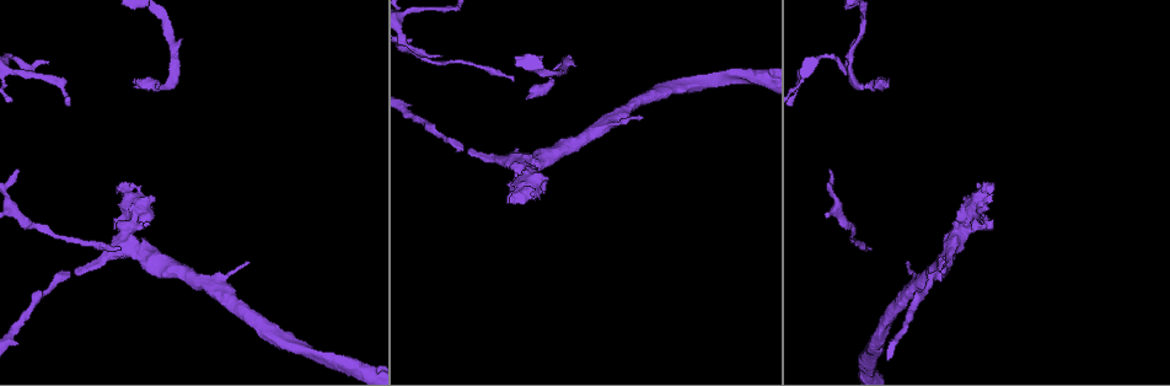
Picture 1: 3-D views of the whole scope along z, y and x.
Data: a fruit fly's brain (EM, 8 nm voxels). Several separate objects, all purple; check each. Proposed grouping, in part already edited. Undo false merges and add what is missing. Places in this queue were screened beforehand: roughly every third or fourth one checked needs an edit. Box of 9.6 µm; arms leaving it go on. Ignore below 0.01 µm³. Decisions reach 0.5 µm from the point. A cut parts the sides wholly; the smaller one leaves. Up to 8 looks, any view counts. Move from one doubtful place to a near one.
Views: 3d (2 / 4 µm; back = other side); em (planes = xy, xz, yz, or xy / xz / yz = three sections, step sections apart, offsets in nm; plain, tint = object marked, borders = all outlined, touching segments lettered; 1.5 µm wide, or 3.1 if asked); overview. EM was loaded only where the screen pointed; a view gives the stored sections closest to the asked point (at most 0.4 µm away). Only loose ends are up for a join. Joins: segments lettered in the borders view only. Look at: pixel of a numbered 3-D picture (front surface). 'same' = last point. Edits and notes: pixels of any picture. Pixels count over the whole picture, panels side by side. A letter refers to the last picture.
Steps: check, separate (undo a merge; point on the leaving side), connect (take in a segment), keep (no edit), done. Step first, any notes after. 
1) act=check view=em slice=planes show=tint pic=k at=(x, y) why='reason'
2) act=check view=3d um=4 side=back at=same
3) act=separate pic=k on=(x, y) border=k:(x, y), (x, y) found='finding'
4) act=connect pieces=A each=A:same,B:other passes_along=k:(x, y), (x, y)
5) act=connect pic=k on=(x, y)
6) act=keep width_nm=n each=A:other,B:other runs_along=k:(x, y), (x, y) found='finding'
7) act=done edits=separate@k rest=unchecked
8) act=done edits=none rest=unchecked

act=check view=em slice=yz step=8 show=tint pic=1 at=(427, 59) why='sudden change in width'

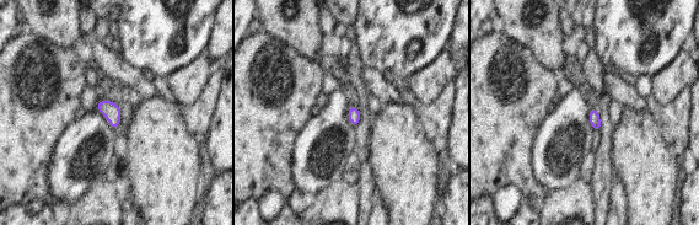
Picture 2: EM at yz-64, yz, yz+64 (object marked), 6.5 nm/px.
act=check view=em slice=planes show=borders at=same why='cut it another way'

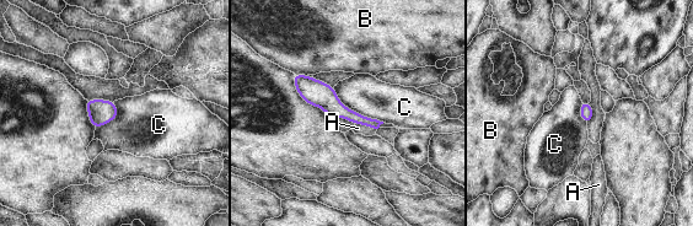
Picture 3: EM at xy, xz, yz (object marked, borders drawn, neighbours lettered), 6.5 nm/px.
act=keep width_nm=90 each=A:other,B:other,C:other border=3:(333, 87), (345, 106), (383, 122) found='continuous, no second neuron'

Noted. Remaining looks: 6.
act=check view=em slice=xz step=4 show=tint pic=1 at=(441, 55) why='an open end'

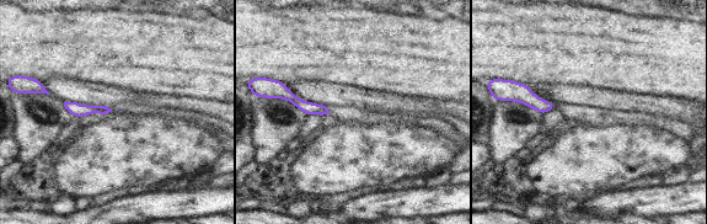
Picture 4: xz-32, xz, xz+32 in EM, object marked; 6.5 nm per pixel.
act=check view=em slice=xy step=4 show=borders at=same why='another direction'

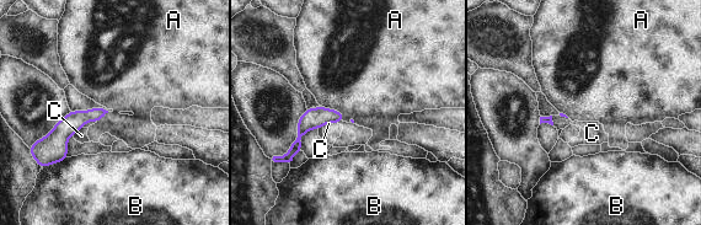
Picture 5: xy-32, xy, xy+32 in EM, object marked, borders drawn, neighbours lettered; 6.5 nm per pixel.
act=keep width_nm=90 each=A:other,B:other,C:other runs_along=5:(102, 112), (79, 118), (58, 155) found='no lettered segment goes on from it'

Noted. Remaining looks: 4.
act=check view=em slice=planes show=borders pic=1 at=(549, 79) why='sharp bend'

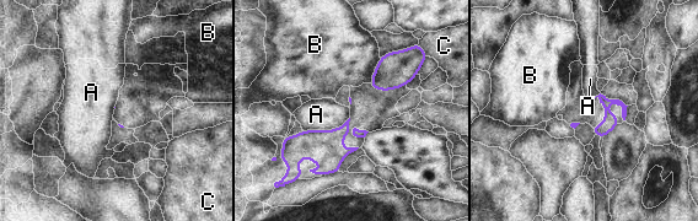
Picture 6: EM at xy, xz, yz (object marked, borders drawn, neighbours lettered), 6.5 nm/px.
act=keep width_nm=20 each=A:other,B:other,C:other border=6:(349, 117), (331, 129), (302, 130) found='all the same neuron'

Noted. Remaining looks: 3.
act=done edits=none rest=unchecked

